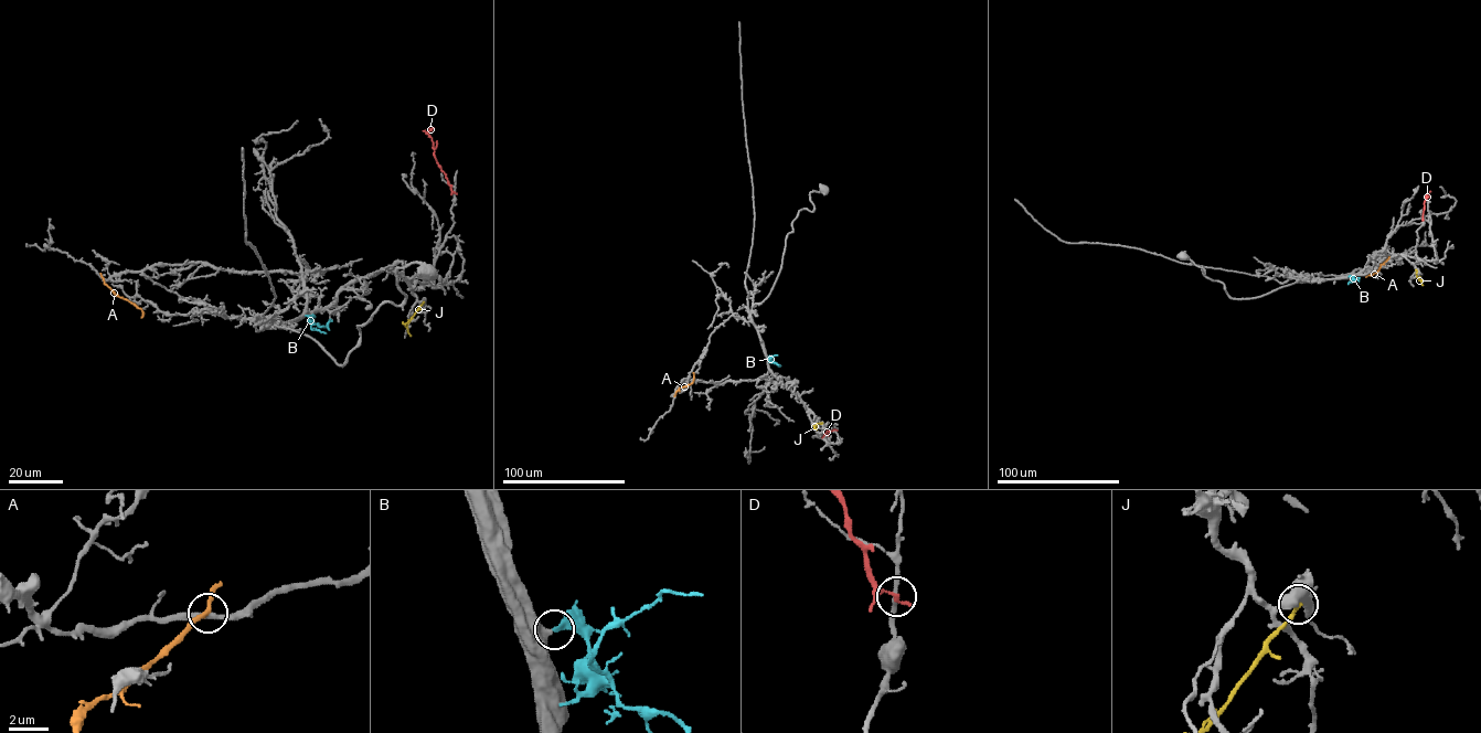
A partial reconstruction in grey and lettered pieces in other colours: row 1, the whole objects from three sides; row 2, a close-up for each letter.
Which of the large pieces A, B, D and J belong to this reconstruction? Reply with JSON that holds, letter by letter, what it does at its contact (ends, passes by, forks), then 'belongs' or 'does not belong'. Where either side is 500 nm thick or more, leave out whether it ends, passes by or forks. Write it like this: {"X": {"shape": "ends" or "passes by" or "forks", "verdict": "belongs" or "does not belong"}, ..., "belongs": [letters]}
{"A": {"shape": "passes by", "verdict": "does not belong"}, "B": {"verdict": "belongs"}, "D": {"shape": "ends", "verdict": "does not belong"}, "J": {"verdict": "does not belong"}, "belongs": ["B"]}

